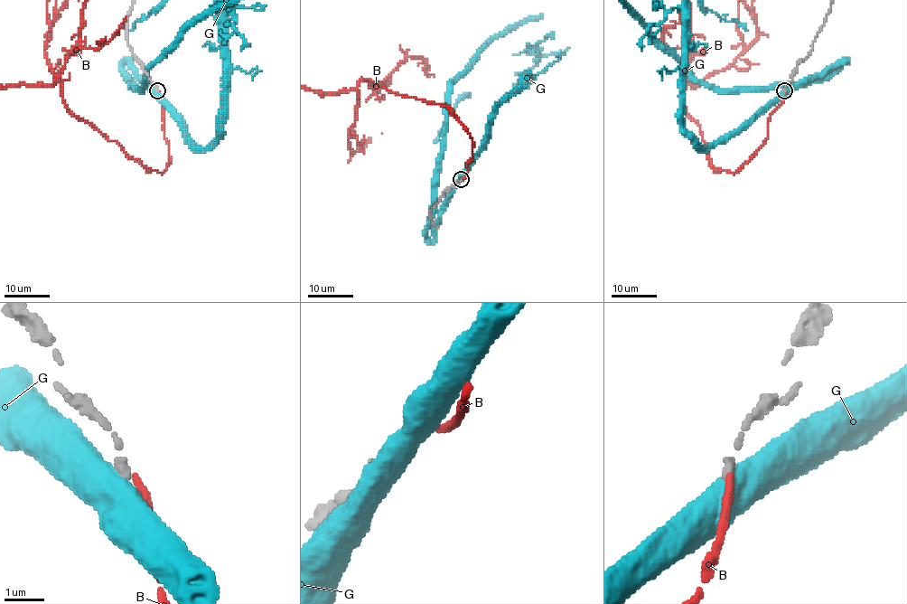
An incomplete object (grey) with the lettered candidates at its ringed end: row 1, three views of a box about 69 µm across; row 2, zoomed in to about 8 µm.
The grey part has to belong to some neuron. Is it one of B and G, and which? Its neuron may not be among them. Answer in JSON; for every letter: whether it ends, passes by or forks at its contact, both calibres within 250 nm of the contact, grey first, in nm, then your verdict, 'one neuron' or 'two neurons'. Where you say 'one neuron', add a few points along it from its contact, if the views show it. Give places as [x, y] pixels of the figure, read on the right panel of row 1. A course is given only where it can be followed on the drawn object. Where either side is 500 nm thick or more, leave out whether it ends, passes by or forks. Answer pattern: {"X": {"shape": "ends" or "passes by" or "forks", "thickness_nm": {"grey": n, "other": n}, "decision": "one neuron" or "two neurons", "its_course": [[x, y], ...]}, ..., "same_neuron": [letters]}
{"B": {"shape": "ends", "thickness_nm": {"grey": 170, "other": 190}, "decision": "one neuron"}, "G": {"thickness_nm": {"grey": 180, "other": 550}, "decision": "two neurons"}, "same_neuron": ["B"]}

